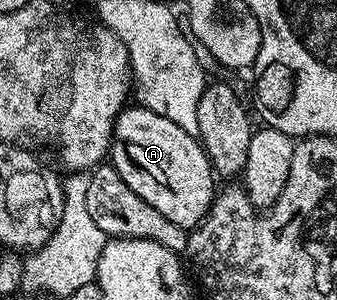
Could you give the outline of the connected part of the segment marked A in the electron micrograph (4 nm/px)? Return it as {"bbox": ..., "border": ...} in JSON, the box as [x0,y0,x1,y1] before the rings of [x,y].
{"bbox":[109,105,217,229],"border":[[[128,105],[119,114],[115,122],[115,132],[111,138],[109,163],[115,168],[121,181],[125,181],[125,185],[129,185],[129,189],[133,189],[137,197],[141,197],[141,201],[153,205],[153,209],[169,217],[173,225],[181,225],[188,229],[198,227],[207,215],[211,202],[215,200],[217,194],[217,186],[215,187],[217,176],[211,169],[211,162],[205,153],[203,144],[196,136],[181,129],[180,125],[175,125],[173,121],[161,117],[159,113],[151,112],[147,107]]]}

